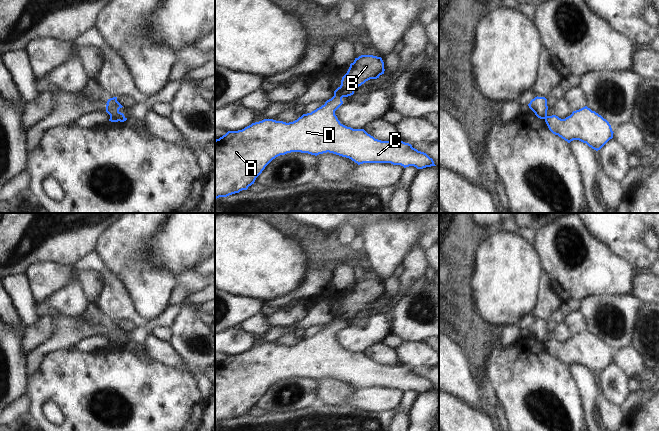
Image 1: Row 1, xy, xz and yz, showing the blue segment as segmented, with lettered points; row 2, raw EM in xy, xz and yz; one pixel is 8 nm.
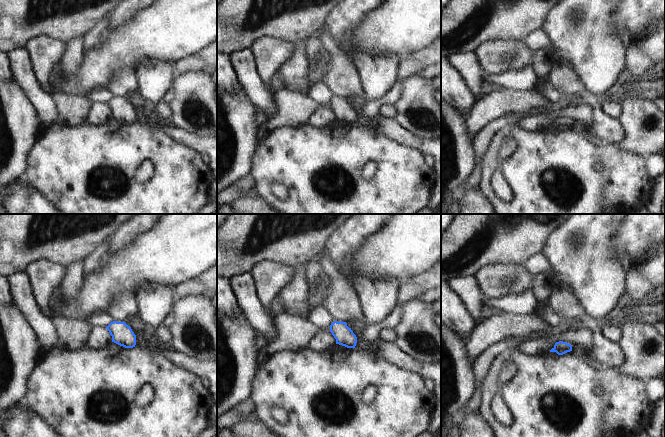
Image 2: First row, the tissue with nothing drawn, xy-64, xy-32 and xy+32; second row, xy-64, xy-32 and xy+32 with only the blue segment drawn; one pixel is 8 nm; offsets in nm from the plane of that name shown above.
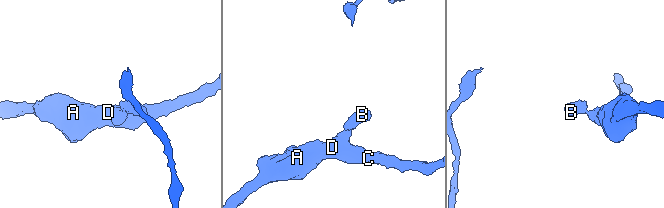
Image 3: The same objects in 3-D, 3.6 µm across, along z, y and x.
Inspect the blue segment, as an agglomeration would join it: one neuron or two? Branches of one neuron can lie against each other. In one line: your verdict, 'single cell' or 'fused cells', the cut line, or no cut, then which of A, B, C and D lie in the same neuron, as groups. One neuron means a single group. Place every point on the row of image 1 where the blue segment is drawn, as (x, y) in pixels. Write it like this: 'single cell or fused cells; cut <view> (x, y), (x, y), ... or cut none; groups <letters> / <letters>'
fused cells; cut xz (334, 94), (342, 97); groups A C D / B

